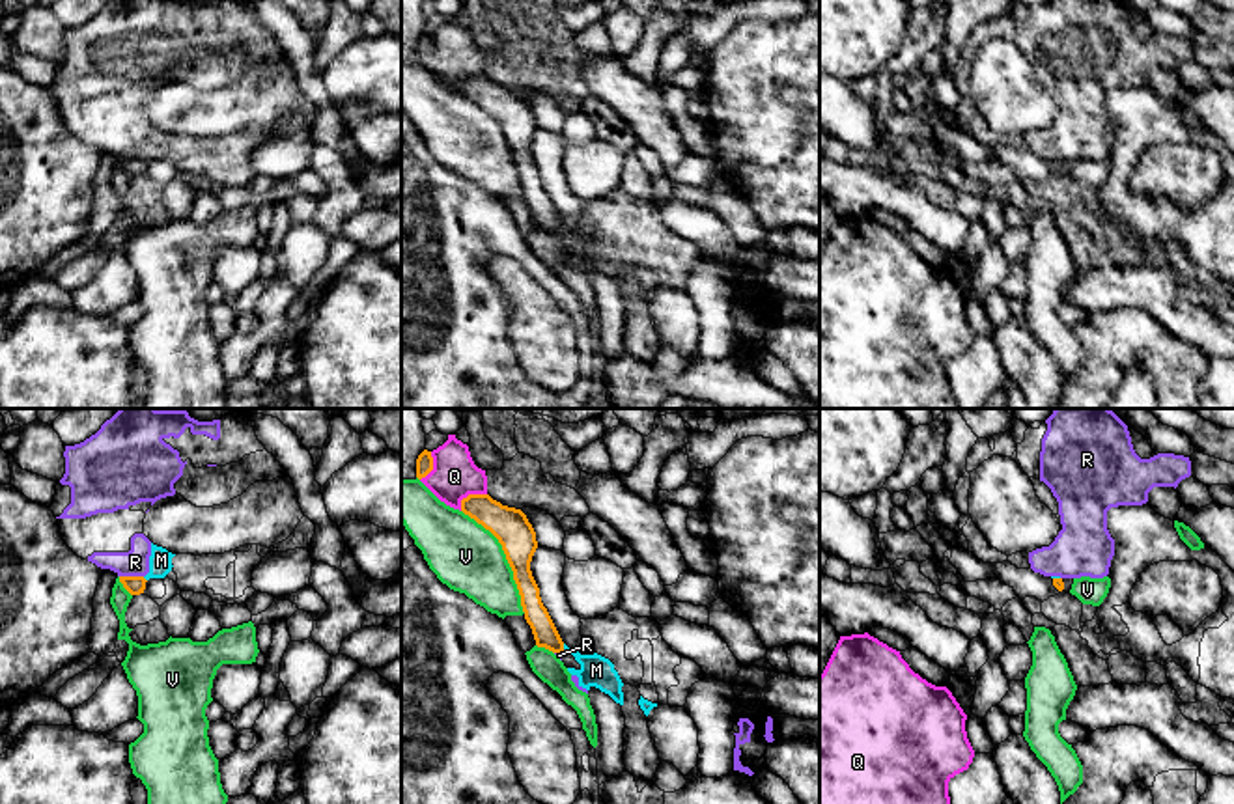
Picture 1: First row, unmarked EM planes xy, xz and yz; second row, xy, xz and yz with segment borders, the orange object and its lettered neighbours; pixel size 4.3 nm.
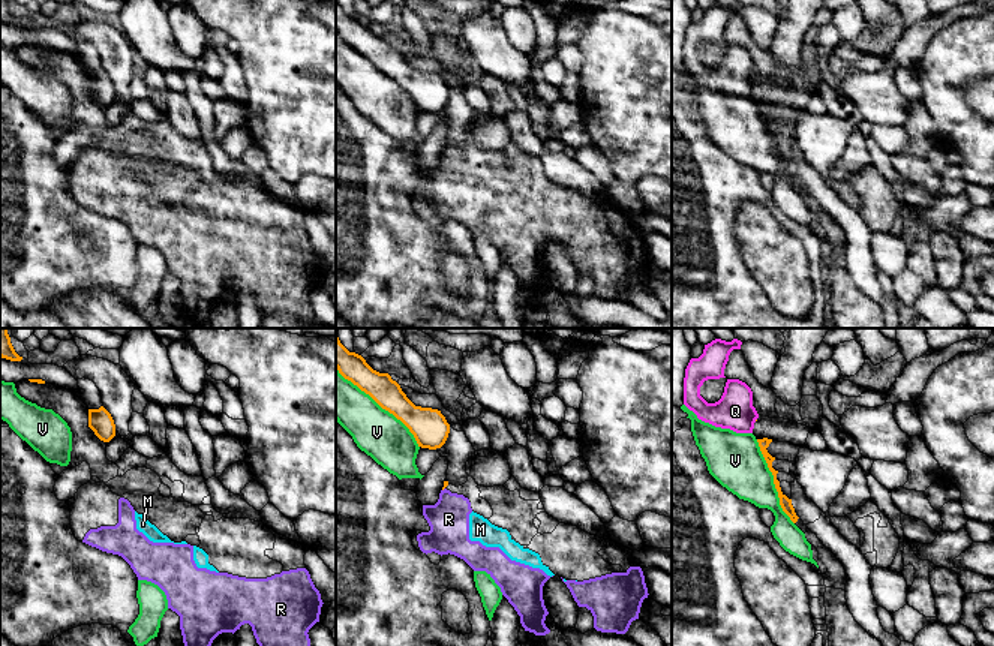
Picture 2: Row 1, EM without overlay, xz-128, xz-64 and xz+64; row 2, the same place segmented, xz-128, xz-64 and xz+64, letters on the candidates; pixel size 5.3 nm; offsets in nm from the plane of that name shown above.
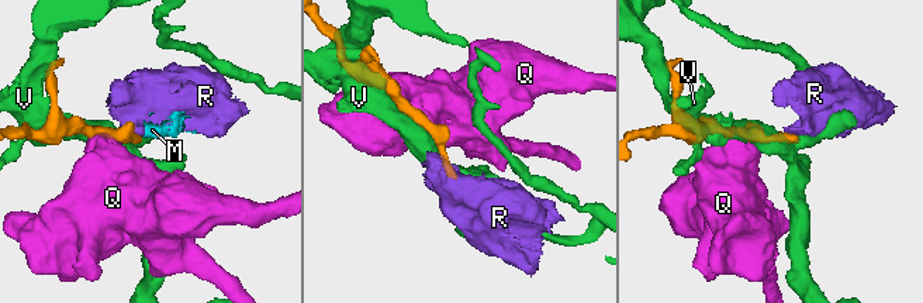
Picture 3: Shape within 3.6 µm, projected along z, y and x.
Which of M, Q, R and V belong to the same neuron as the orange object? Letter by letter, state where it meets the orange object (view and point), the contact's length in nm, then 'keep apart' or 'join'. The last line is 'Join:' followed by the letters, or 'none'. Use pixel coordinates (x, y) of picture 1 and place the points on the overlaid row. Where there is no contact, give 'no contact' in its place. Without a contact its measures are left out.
M: xz (562, 646) | 30 nm | keep apart
Q: xz (469, 495) | 140 nm | keep apart
R: xy (131, 577) | 100 nm | keep apart
V: xz (506, 558) | 550 nm | keep apart
Join: none

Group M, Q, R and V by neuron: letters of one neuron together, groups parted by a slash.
M R / Q / V

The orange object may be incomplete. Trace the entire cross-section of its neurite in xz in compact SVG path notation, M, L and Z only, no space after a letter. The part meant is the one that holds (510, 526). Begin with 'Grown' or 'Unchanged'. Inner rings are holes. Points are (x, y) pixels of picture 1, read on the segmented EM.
Unchanged. M469 494L461 500L461 511L489 530L502 545L536 645L553 653L562 653L564 642L541 603L540 588L530 571L538 541L526 515L521 509L502 506L489 494Z

